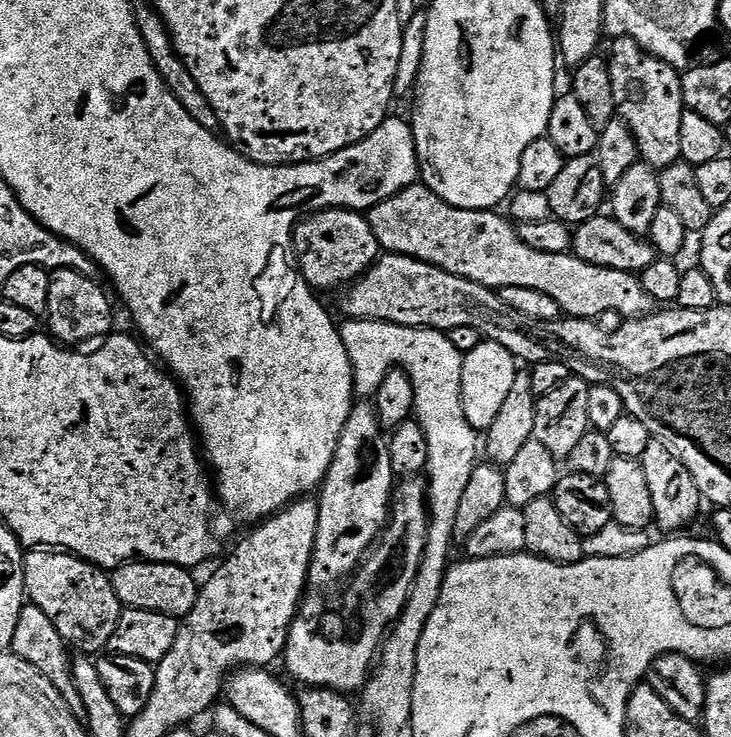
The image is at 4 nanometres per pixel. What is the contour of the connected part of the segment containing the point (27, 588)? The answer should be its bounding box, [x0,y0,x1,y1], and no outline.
[22,550,118,654]

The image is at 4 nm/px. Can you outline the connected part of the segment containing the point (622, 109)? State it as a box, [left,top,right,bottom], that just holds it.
[606,36,686,170]

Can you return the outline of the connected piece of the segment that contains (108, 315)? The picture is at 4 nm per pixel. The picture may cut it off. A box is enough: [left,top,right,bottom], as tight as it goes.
[42,268,113,346]

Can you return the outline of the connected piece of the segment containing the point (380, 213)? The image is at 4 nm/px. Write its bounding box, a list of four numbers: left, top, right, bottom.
[366,182,654,320]

